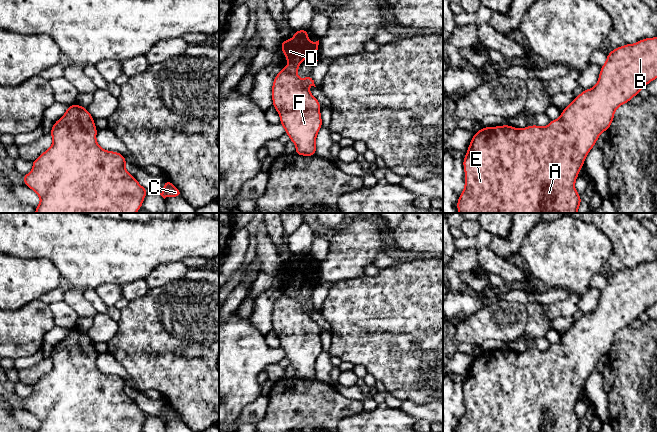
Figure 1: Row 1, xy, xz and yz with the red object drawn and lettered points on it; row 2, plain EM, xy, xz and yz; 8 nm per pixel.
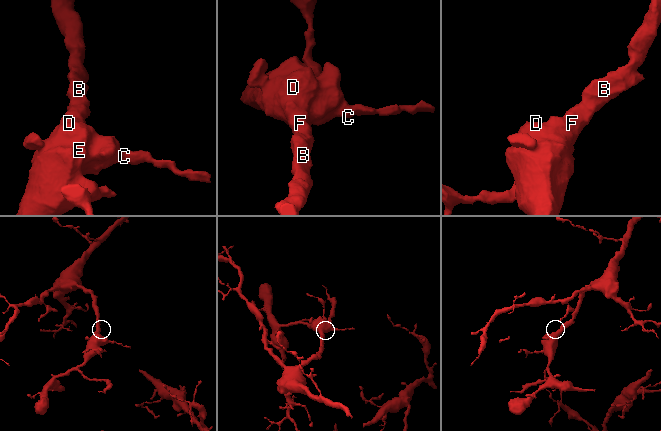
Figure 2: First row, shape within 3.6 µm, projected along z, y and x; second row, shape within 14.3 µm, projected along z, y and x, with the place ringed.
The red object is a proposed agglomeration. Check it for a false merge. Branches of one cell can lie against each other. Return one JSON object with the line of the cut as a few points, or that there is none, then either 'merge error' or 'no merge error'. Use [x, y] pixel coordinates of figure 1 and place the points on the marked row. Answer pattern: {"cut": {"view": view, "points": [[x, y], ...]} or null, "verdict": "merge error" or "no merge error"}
{"cut": null, "verdict": "no merge error"}

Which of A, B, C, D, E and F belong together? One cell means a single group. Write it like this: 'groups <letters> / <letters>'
groups A B C D E F

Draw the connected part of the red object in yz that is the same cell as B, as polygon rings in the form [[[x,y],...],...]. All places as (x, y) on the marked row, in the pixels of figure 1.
[[[657,37],[625,44],[607,54],[597,84],[575,96],[559,119],[546,127],[531,125],[523,129],[510,125],[483,127],[473,134],[463,159],[465,187],[458,198],[459,213],[577,213],[582,201],[574,184],[585,157],[594,147],[600,133],[608,131],[616,109],[630,100],[657,78]]]

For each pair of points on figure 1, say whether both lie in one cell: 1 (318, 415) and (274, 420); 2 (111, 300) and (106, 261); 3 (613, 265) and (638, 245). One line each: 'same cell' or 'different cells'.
1: same cell
2: different cells
3: same cell

